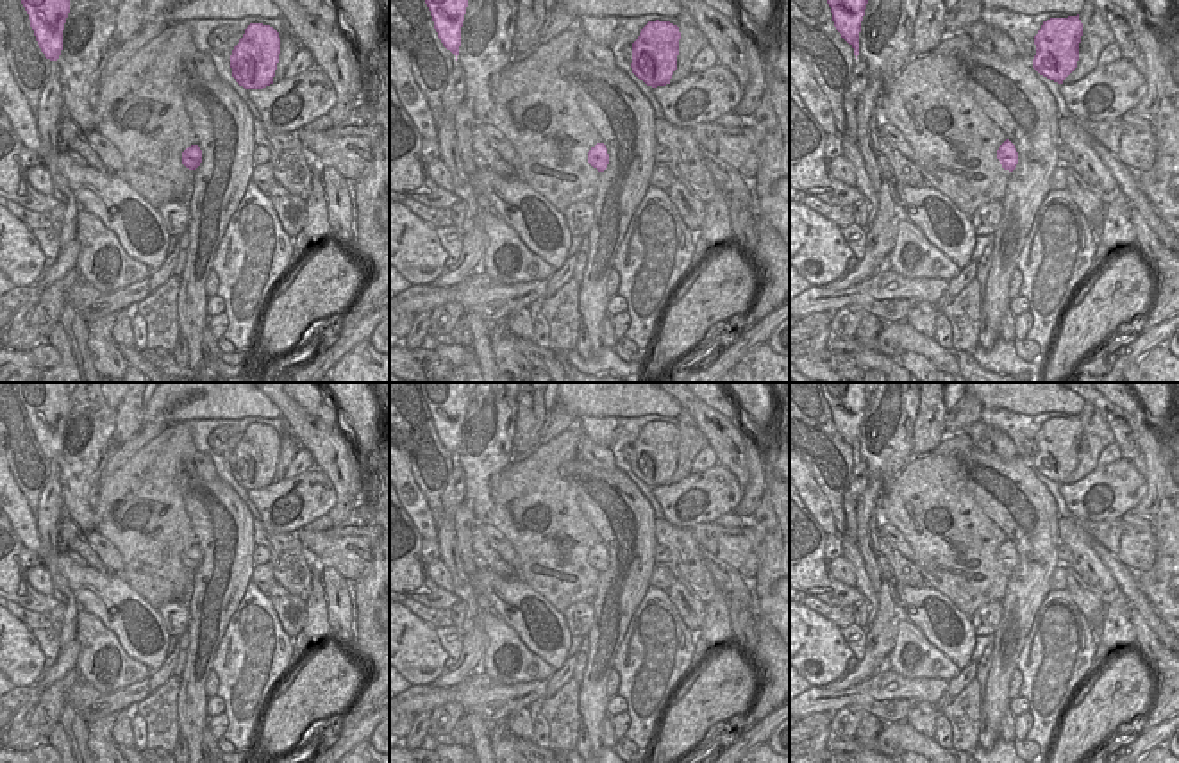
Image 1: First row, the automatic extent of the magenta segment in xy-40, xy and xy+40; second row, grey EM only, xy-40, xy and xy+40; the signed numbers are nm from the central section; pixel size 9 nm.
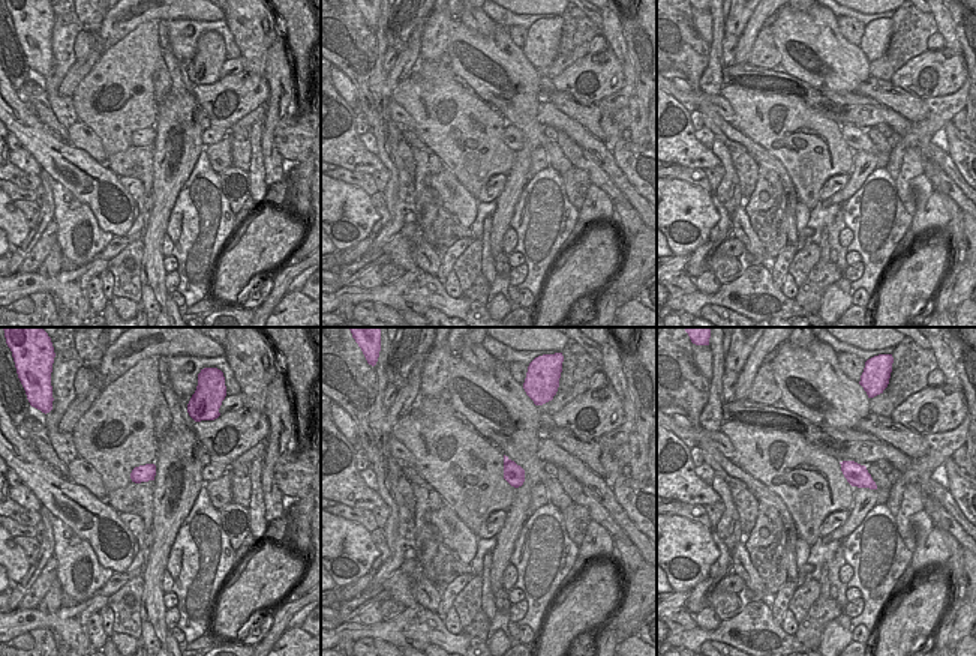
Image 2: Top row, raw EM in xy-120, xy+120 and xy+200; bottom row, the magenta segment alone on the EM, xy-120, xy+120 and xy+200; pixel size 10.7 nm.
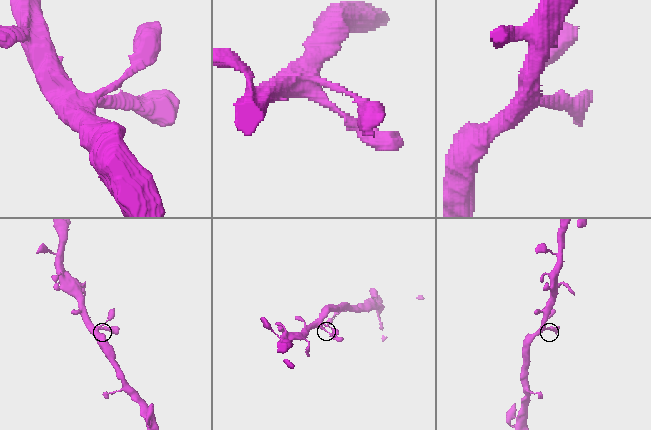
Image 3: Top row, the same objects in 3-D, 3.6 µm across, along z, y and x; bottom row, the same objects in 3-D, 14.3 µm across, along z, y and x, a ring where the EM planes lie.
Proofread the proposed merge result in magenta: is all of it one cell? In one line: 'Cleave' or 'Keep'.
Keep.

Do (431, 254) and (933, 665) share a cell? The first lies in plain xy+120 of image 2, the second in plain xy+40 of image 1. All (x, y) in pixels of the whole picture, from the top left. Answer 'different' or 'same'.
different

